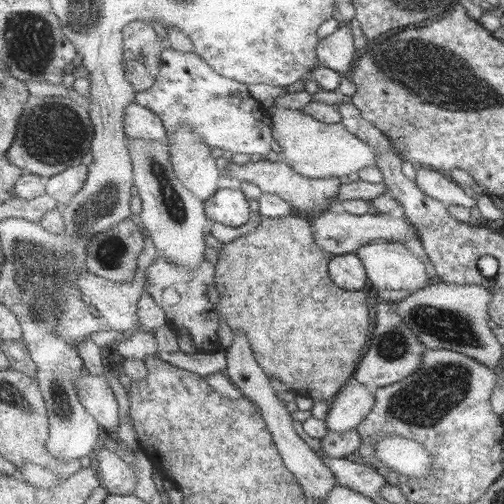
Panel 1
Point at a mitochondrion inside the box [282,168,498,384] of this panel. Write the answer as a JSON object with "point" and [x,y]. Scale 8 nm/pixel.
{"point":[456,326]}

